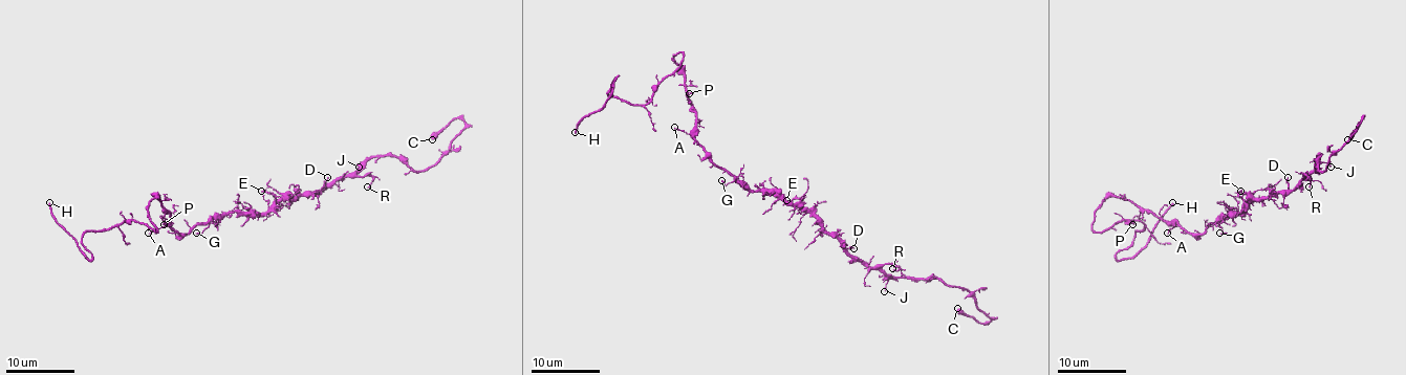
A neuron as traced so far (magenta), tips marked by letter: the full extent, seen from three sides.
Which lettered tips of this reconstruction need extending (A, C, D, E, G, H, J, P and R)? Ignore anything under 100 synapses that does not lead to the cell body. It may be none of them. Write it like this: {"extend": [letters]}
{"extend": ["H"]}

